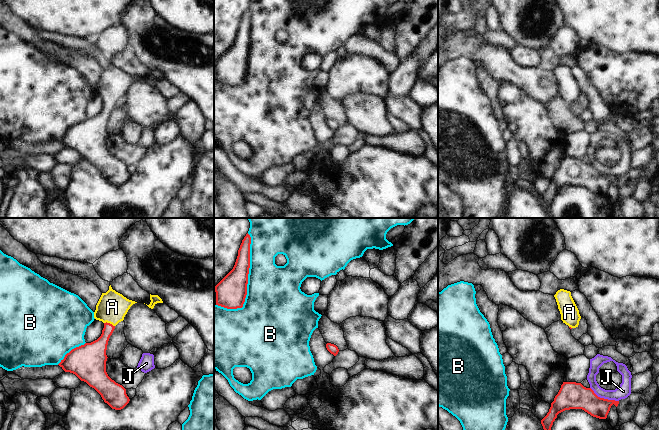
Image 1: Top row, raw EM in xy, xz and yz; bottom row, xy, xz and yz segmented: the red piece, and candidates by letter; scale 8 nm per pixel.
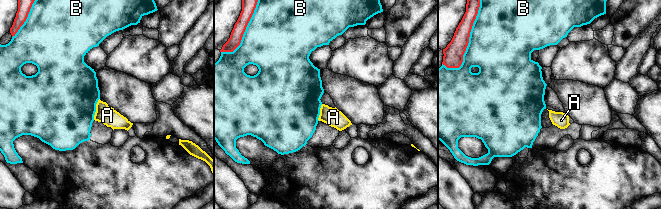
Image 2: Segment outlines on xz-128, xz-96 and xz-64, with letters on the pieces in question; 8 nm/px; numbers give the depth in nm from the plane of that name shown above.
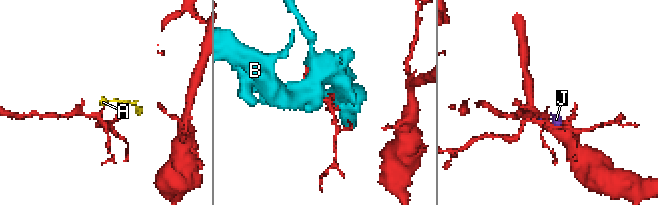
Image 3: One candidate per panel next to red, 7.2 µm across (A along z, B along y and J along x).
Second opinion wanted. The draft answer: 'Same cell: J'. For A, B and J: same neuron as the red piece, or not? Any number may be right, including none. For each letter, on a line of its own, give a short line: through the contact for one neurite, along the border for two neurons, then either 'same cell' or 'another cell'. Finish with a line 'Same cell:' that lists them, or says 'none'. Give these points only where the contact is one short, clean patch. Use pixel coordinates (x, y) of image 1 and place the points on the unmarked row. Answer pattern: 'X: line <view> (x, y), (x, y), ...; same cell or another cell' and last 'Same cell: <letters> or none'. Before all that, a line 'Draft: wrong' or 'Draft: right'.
Draft: wrong
A: line xy (96, 127), (106, 110), (109, 99), (112, 83); same cell
B: another cell
J: line yz (590, 163), (598, 172), (618, 177); another cell
Same cell: A

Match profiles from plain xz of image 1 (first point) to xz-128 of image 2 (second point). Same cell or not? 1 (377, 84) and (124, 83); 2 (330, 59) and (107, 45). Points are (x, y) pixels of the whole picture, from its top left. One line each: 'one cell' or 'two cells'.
1: two cells
2: two cells

